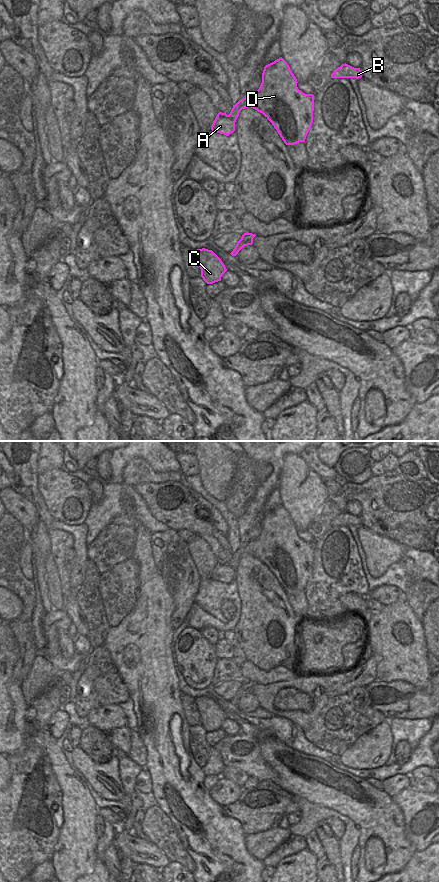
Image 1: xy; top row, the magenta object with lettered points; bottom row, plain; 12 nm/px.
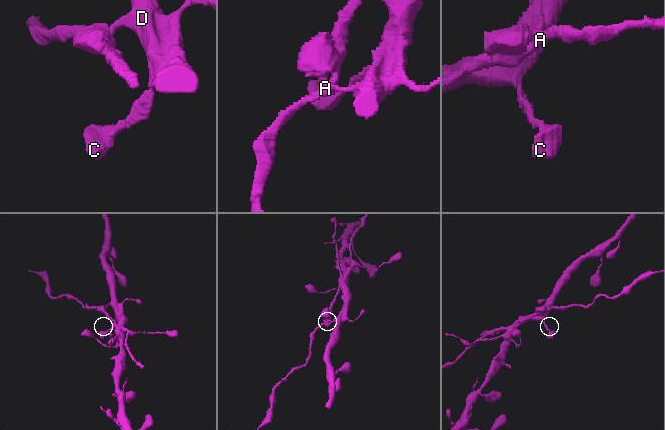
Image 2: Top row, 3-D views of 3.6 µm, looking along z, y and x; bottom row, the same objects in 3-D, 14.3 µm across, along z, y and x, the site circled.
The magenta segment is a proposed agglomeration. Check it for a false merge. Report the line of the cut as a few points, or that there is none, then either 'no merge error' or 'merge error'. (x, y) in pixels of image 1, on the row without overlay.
no cut; no merge error

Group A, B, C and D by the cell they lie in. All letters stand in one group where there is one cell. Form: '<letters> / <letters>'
A B C D

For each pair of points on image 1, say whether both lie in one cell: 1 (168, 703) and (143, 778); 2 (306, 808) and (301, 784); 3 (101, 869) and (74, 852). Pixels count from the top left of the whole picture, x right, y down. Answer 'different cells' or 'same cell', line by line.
1: different cells
2: different cells
3: different cells

